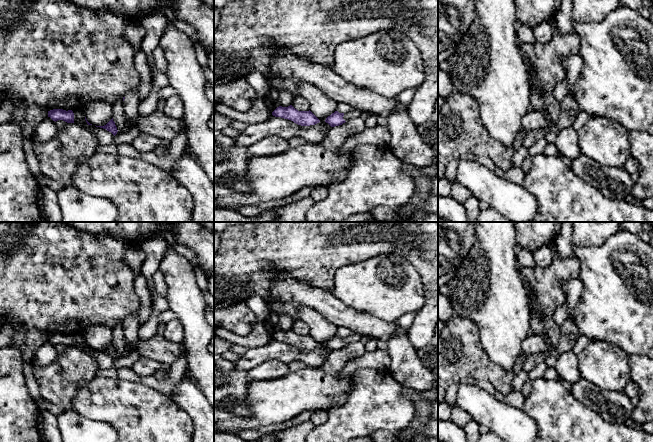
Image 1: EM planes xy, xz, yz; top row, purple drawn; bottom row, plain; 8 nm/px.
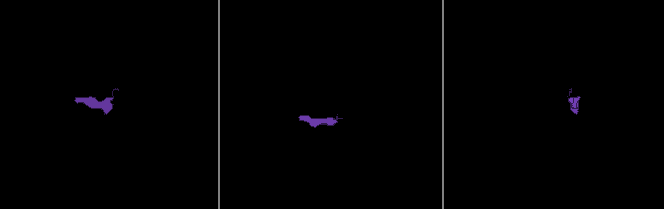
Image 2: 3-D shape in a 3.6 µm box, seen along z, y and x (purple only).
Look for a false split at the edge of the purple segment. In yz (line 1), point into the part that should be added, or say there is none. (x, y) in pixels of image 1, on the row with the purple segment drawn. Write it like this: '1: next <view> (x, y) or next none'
1: next none

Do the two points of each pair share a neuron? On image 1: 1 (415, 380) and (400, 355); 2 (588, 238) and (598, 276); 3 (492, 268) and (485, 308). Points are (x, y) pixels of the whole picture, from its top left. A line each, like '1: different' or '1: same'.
1: same
2: different
3: same

